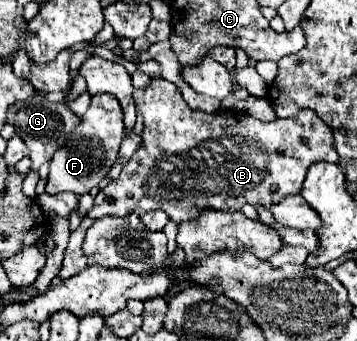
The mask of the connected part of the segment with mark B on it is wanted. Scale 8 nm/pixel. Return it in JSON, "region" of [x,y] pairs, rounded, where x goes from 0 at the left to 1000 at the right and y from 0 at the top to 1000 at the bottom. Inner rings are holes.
{"region":[[[426,229],[426,246],[415,252],[415,258],[403,258],[403,264],[375,264],[375,299],[381,299],[381,311],[392,317],[392,328],[398,328],[398,340],[403,340],[403,387],[398,387],[398,405],[403,405],[403,422],[387,434],[387,446],[375,446],[375,457],[364,463],[364,475],[347,487],[347,499],[336,504],[336,516],[319,528],[319,534],[308,534],[291,557],[280,557],[275,569],[269,569],[269,581],[263,581],[263,604],[258,604],[258,616],[246,616],[241,622],[241,633],[246,639],[258,639],[258,645],[269,645],[269,639],[280,639],[280,633],[353,633],[353,628],[370,628],[370,622],[381,622],[381,628],[409,628],[409,622],[420,622],[420,616],[459,616],[471,633],[476,633],[476,645],[487,645],[493,657],[504,657],[504,651],[521,651],[521,645],[538,645],[543,633],[555,633],[549,622],[566,622],[571,610],[599,610],[599,616],[672,616],[683,598],[706,598],[706,604],[717,604],[717,598],[734,598],[734,604],[756,604],[768,587],[784,587],[790,575],[801,575],[801,569],[835,569],[840,557],[846,557],[846,534],[852,534],[852,516],[857,516],[857,504],[863,504],[863,493],[868,493],[868,481],[880,481],[880,475],[941,475],[947,469],[947,452],[936,446],[936,434],[930,434],[930,422],[924,422],[924,375],[902,358],[902,352],[891,352],[891,340],[880,340],[880,328],[868,328],[868,323],[846,323],[846,328],[835,328],[829,340],[818,340],[818,346],[779,346],[779,352],[768,352],[768,358],[728,358],[728,352],[717,352],[717,346],[706,346],[706,340],[683,340],[683,334],[655,334],[655,328],[644,328],[644,323],[611,323],[611,328],[594,328],[594,334],[583,334],[583,328],[566,328],[566,323],[538,323],[527,305],[521,305],[521,293],[510,287],[510,276],[504,276],[504,264],[482,246],[482,240],[471,240],[471,235],[459,235],[459,229]]]}

